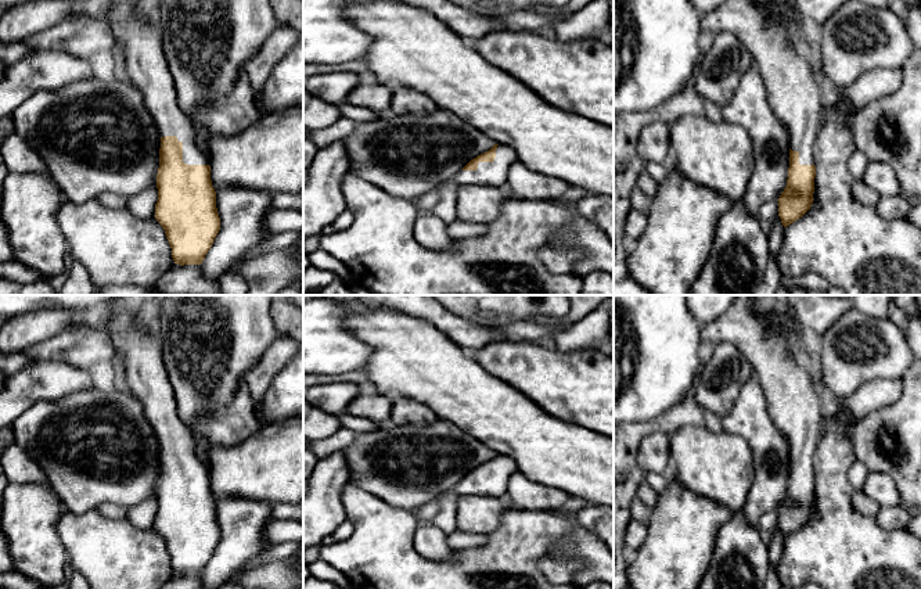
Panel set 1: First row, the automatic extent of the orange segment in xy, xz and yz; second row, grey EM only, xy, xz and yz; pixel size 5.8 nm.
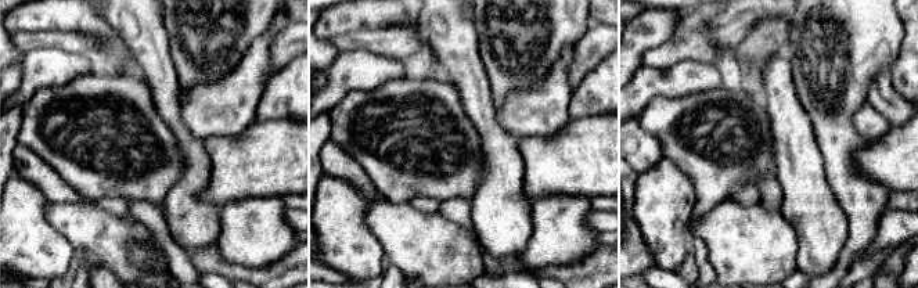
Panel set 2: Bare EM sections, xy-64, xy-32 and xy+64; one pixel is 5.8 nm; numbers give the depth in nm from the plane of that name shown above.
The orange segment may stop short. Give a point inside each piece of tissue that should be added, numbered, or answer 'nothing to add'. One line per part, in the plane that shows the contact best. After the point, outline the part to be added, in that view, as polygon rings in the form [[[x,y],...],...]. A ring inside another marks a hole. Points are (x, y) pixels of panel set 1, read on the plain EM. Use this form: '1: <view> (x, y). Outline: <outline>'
1: xy (146, 373). Outline: [[[118,295],[107,308],[111,315],[107,328],[115,351],[122,353],[130,392],[141,402],[148,424],[152,427],[159,448],[176,446],[183,453],[183,473],[187,475],[209,475],[201,461],[194,435],[177,414],[177,403],[163,363],[162,341],[143,328],[138,322],[143,295]]]

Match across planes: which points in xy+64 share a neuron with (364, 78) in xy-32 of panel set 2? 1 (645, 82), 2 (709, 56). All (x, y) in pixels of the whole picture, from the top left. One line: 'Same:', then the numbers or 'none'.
Same: 1

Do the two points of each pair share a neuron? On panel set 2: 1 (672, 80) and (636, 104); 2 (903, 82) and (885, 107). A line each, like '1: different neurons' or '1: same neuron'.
1: same neuron
2: different neurons

